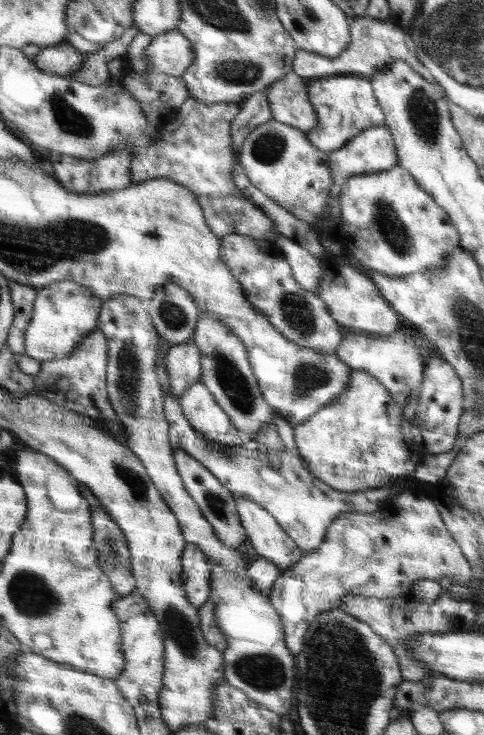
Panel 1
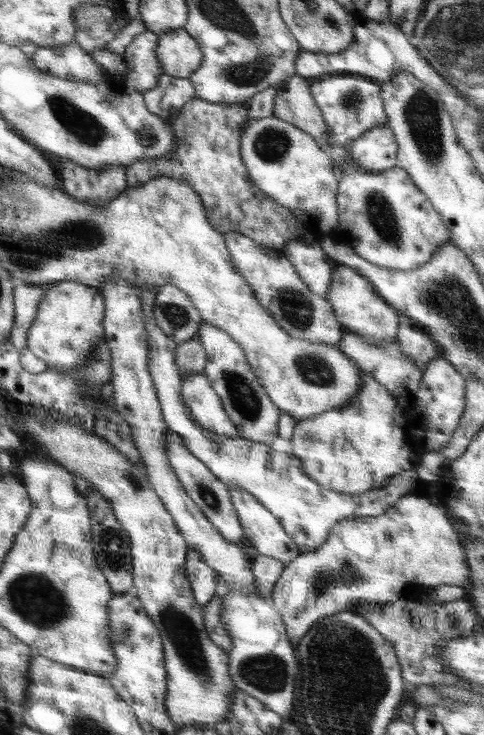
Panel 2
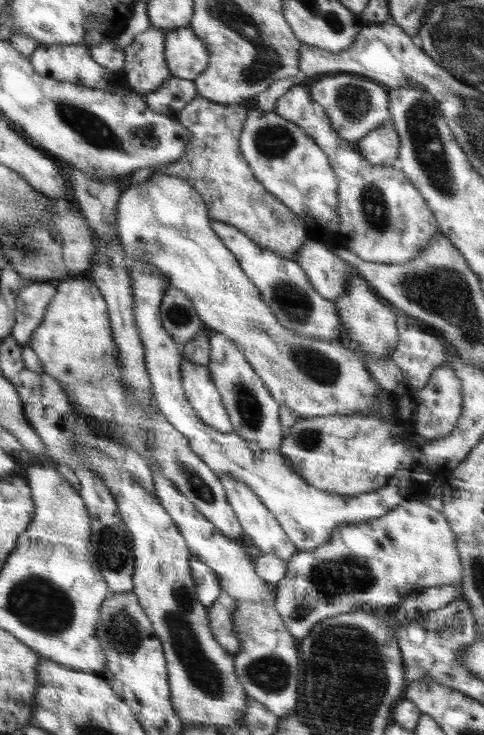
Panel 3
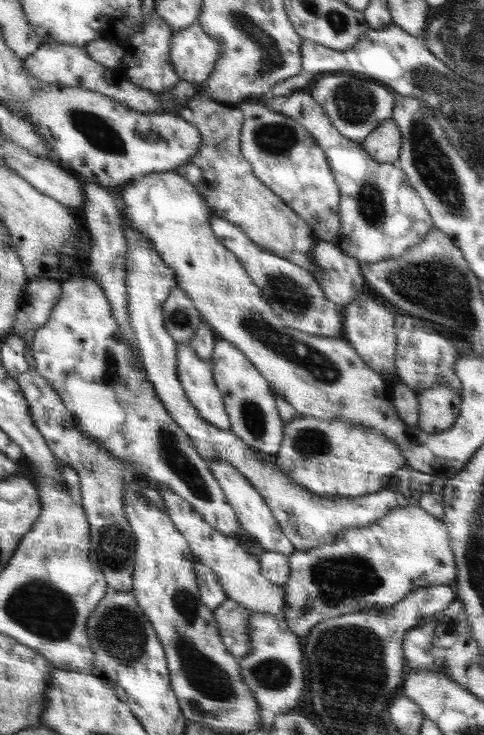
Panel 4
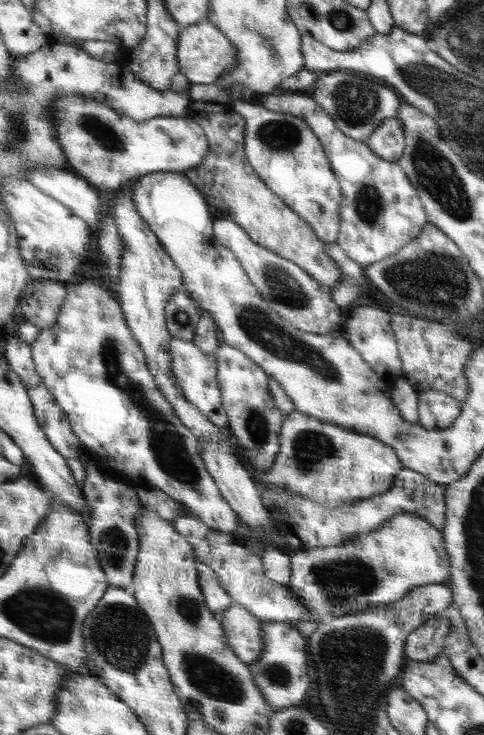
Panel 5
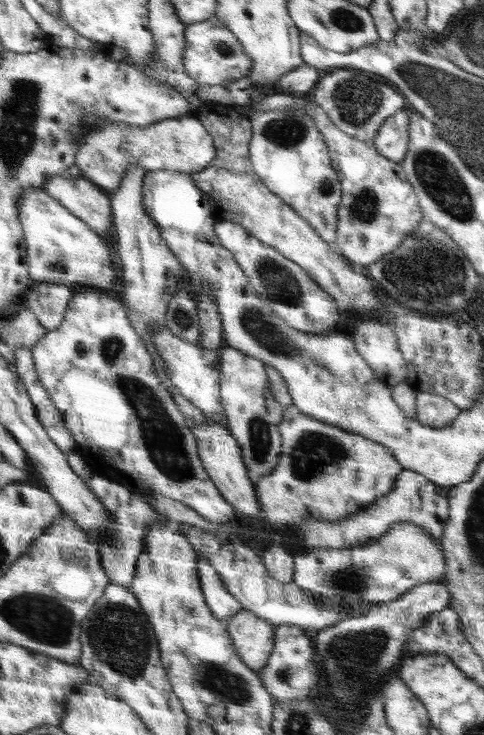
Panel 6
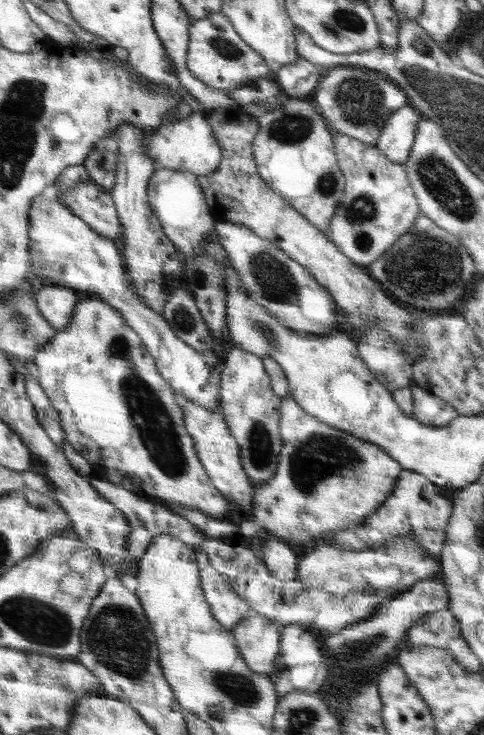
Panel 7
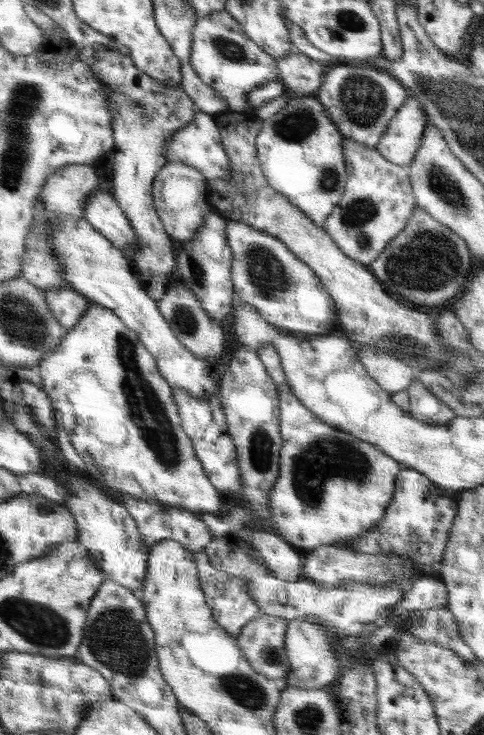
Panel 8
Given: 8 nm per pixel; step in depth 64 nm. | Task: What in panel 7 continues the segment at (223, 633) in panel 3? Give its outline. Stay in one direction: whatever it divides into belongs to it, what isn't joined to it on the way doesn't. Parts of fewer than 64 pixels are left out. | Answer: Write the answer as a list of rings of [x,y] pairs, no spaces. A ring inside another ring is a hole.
[[[254,611],[242,618],[232,634],[244,661],[254,672],[266,675],[280,672],[274,663],[280,652],[280,634],[284,625]]]

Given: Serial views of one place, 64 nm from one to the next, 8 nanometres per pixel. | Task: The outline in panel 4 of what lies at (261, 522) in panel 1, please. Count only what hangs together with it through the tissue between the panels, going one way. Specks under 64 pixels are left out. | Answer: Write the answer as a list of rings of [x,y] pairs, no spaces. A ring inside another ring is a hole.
[[[217,458],[217,460],[213,460],[213,462],[209,462],[208,464],[209,470],[214,475],[214,478],[216,478],[218,486],[222,488],[228,504],[234,509],[239,525],[242,525],[244,530],[258,540],[265,551],[276,551],[277,553],[290,556],[295,551],[293,544],[282,532],[270,507],[266,505],[262,495],[258,493],[254,485],[238,471],[238,468],[231,466],[228,462],[221,460],[221,458]]]

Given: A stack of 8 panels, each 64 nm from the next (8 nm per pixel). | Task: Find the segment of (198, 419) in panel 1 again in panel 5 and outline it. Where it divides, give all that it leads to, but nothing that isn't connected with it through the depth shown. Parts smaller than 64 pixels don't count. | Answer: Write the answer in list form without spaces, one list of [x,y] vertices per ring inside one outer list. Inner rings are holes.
[[[174,337],[169,339],[167,350],[171,359],[172,374],[174,374],[177,386],[181,389],[186,401],[198,408],[214,426],[227,430],[229,426],[228,417],[221,404],[221,391],[219,390],[218,379],[216,379],[216,374],[218,374],[216,354],[204,354],[191,341]]]

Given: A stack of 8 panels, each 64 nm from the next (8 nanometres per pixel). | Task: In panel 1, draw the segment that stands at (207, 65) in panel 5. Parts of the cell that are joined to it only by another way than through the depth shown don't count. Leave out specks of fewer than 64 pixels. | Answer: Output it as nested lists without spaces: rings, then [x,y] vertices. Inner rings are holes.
[[[178,29],[154,36],[150,46],[146,46],[146,59],[156,73],[180,77],[194,58],[192,43]]]

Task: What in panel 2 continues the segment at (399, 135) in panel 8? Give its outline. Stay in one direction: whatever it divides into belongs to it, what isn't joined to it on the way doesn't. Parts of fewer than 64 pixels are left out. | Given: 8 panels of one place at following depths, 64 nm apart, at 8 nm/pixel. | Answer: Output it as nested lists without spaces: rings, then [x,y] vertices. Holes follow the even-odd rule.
[[[388,125],[368,130],[347,144],[350,158],[368,171],[387,171],[397,162],[397,142]]]

